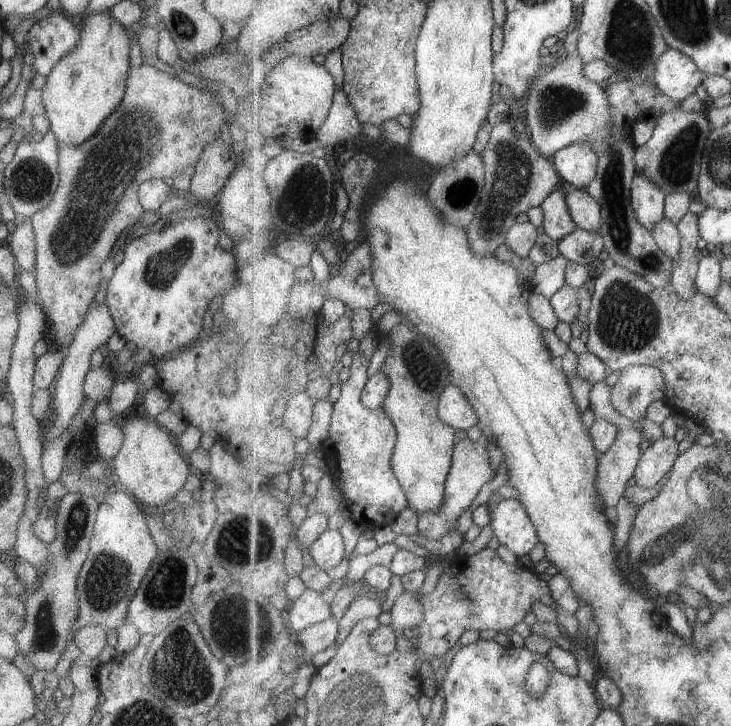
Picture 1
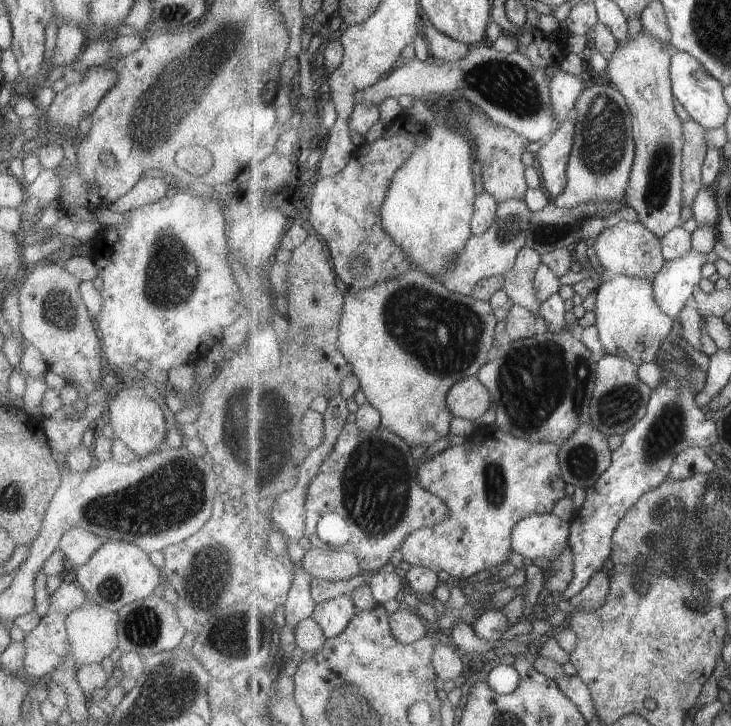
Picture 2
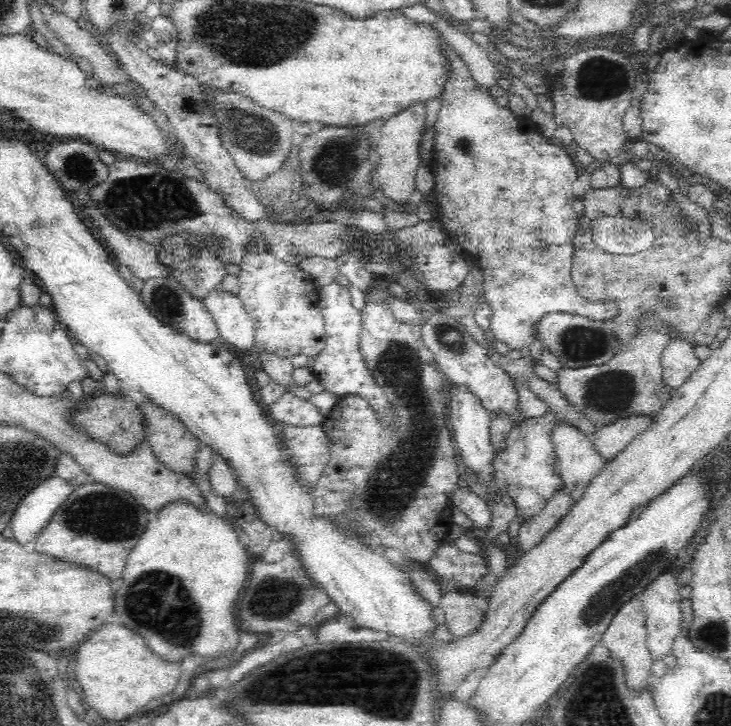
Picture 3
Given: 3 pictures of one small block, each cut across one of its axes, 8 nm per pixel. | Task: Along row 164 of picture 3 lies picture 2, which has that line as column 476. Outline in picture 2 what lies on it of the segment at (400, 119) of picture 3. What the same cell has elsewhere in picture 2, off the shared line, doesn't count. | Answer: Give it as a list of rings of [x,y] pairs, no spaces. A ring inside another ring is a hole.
[[[477,375],[457,382],[447,398],[454,417],[477,422],[495,404],[493,394]]]

